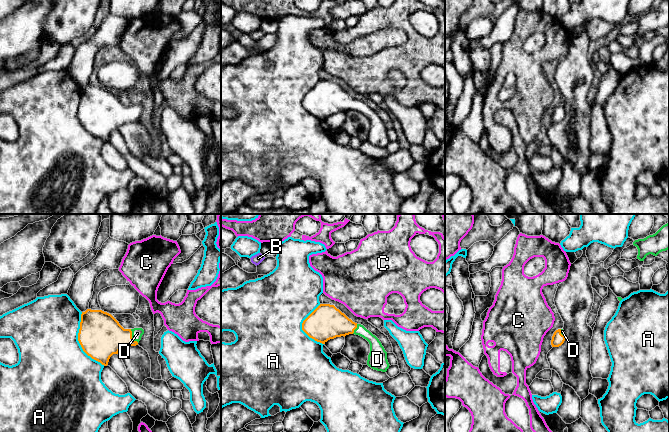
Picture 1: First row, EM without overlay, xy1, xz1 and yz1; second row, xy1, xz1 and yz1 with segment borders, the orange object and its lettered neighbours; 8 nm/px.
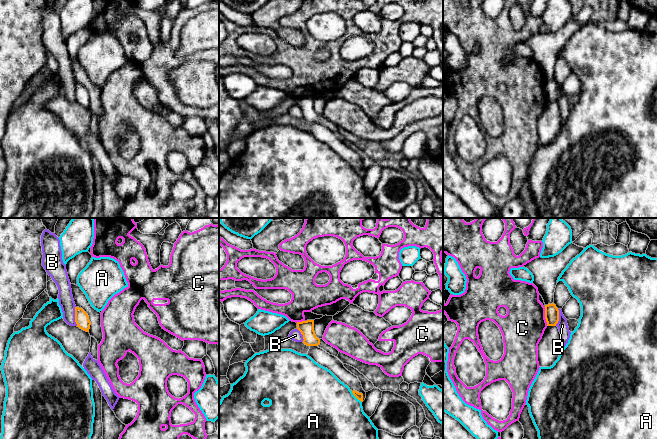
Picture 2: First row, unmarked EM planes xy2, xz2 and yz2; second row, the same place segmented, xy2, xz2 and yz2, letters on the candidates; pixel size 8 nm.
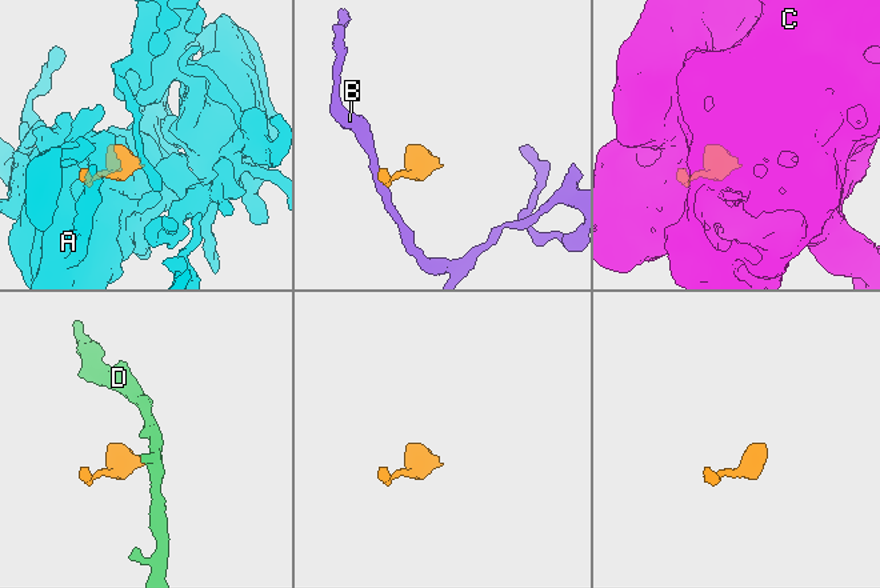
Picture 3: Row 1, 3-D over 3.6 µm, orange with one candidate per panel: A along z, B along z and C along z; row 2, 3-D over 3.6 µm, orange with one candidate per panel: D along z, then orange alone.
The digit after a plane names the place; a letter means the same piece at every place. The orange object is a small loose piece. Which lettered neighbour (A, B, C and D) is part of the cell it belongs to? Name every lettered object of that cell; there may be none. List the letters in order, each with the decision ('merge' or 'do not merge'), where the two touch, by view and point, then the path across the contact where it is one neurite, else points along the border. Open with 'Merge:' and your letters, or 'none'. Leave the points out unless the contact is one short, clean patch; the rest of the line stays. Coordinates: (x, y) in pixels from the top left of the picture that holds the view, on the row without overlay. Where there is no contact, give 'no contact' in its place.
Merge: D
A: do not merge; contact xy1 (79, 118)
B: do not merge; contact xy2 (75, 92); border xy2 (75, 82), (75, 99), (77, 101)
C: do not merge; contact yz2 (545, 92)
D: merge; contact xy1 (131, 113); way xy1 (100, 111), (131, 113), (137, 109)

